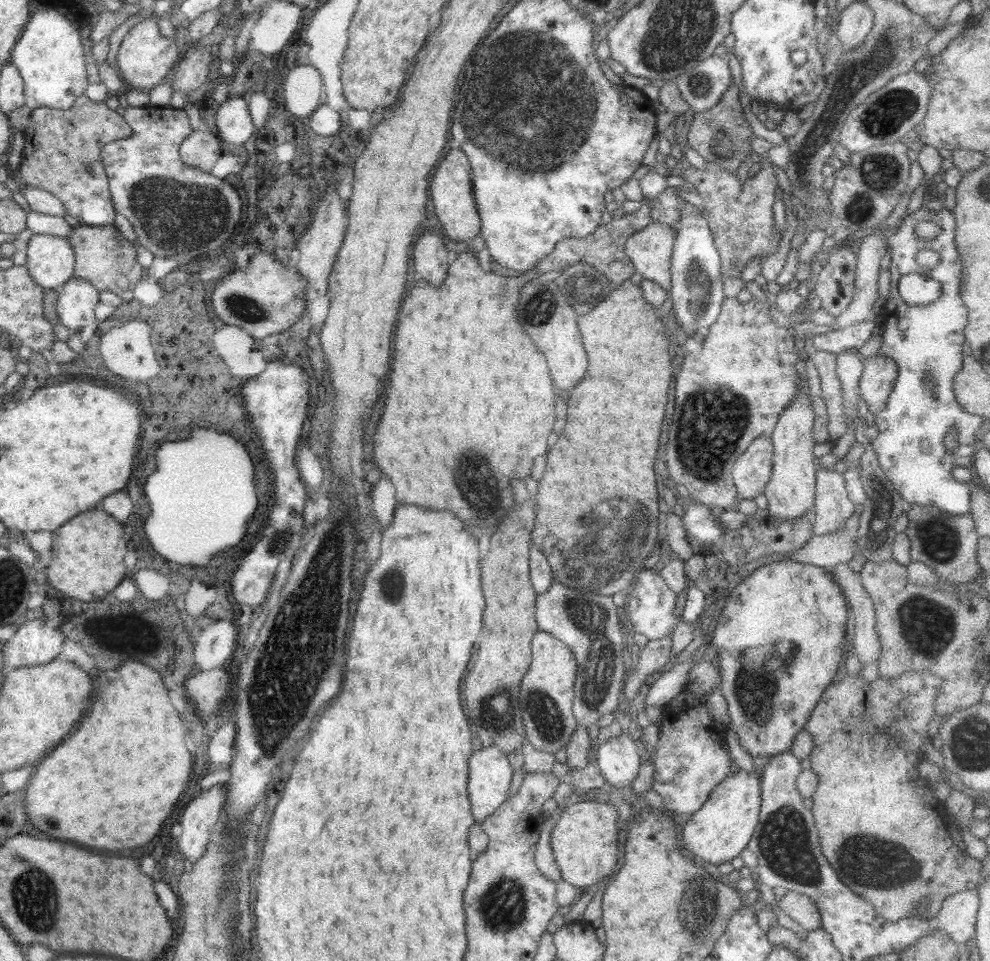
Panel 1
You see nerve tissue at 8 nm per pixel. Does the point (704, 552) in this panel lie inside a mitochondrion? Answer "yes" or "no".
no

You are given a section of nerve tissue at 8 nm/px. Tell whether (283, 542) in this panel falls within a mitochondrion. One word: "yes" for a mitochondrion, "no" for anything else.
yes

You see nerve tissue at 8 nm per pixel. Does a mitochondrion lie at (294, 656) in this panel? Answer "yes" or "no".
yes

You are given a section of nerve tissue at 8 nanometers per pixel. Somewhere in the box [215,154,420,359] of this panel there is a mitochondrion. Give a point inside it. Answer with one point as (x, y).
(244, 308)

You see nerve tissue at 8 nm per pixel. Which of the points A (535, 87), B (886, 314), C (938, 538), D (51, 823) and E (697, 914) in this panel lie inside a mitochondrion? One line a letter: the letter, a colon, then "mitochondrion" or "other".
A: mitochondrion
B: other
C: mitochondrion
D: mitochondrion
E: mitochondrion

